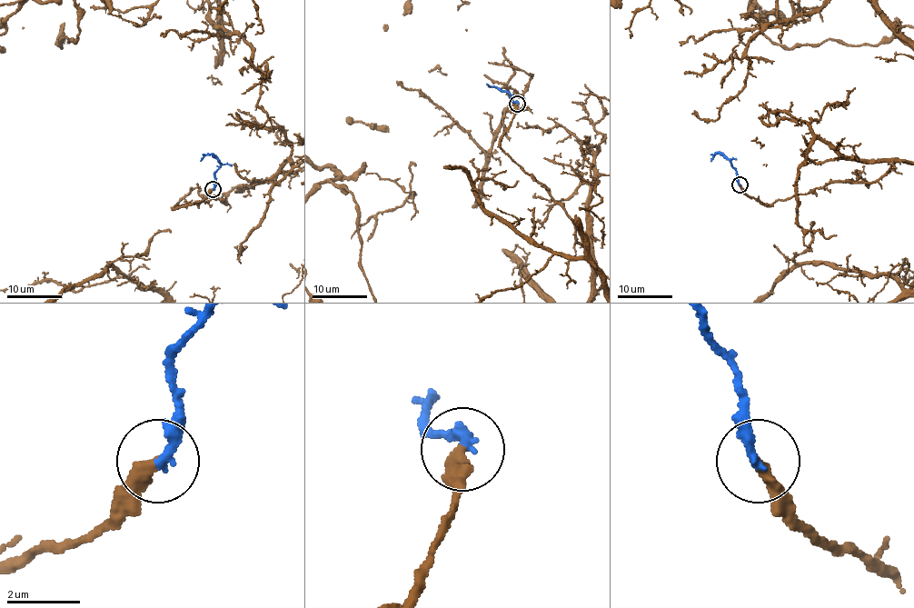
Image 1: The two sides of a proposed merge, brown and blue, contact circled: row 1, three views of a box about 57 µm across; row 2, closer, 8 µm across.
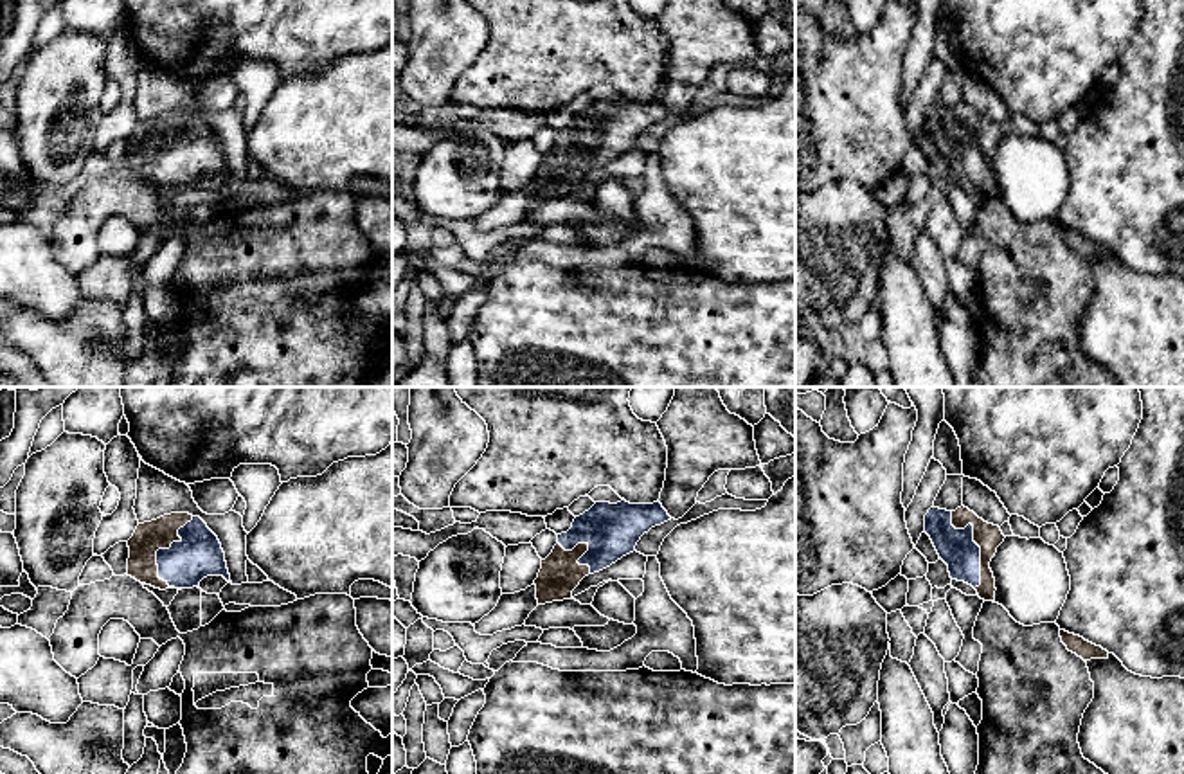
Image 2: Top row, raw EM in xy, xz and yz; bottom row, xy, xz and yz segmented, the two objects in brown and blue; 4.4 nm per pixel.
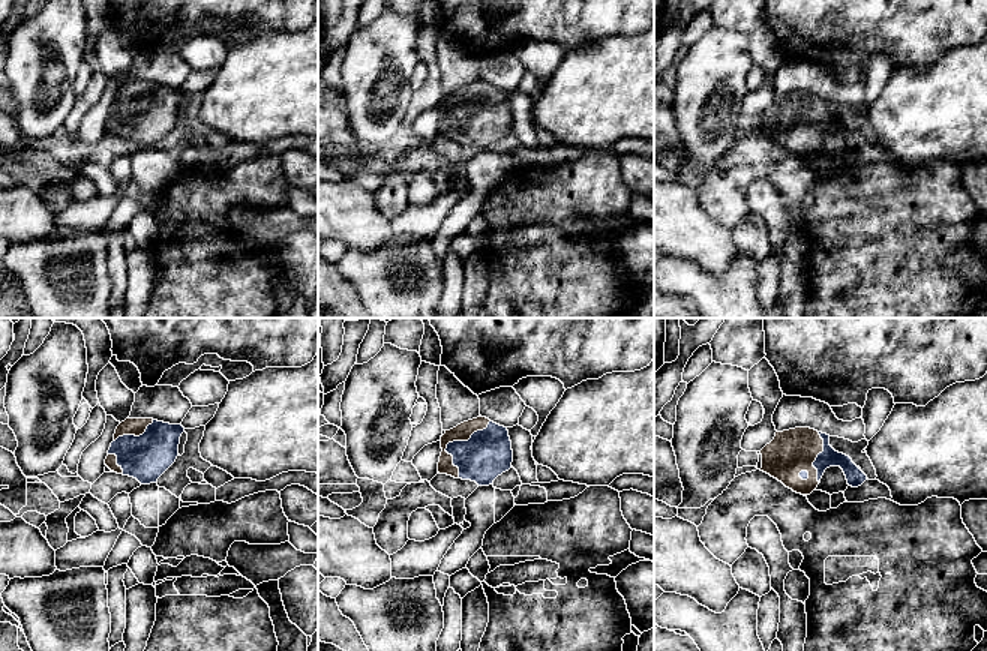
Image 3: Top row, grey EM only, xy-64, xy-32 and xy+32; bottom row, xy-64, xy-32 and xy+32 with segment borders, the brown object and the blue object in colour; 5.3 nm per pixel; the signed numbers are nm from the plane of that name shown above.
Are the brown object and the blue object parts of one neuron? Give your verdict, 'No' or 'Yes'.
Yes

